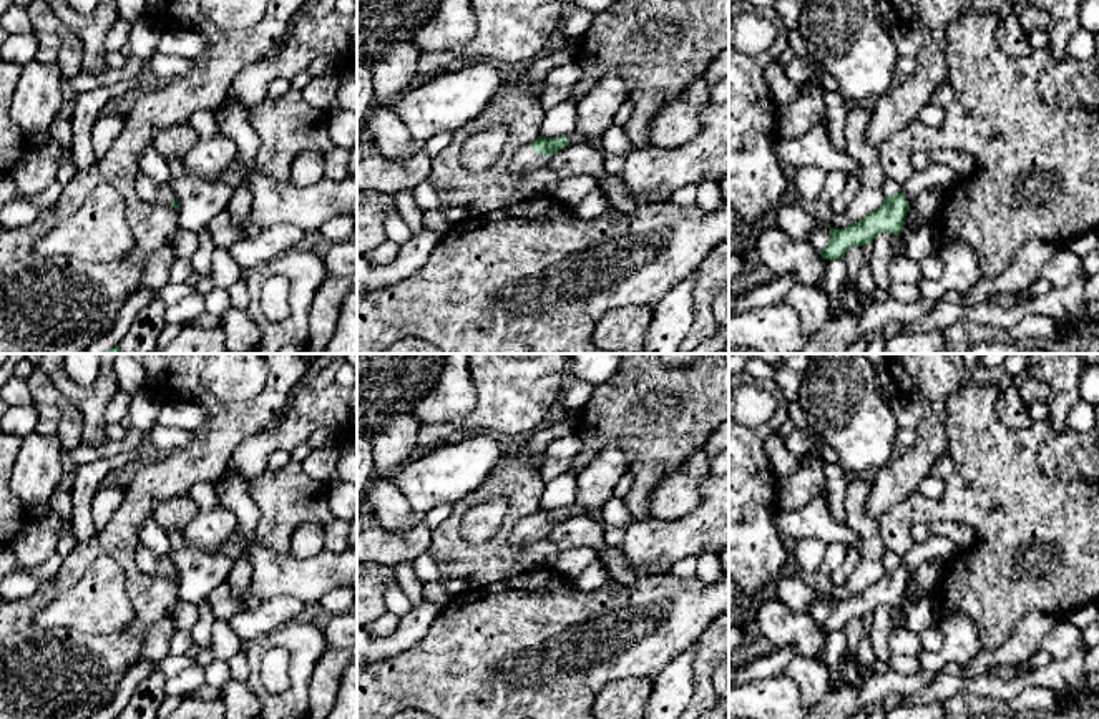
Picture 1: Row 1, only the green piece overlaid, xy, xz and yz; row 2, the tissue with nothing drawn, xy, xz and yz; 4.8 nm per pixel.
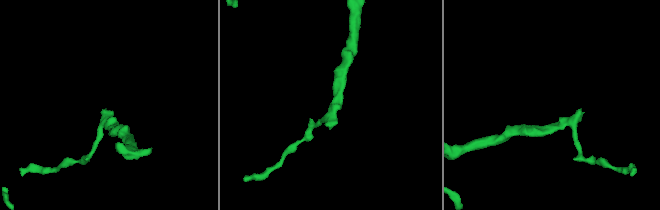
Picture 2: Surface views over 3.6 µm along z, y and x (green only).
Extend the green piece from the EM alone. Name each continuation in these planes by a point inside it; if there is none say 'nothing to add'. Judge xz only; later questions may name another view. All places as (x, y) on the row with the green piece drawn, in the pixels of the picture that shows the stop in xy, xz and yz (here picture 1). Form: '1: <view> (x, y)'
1: xz (525, 160)

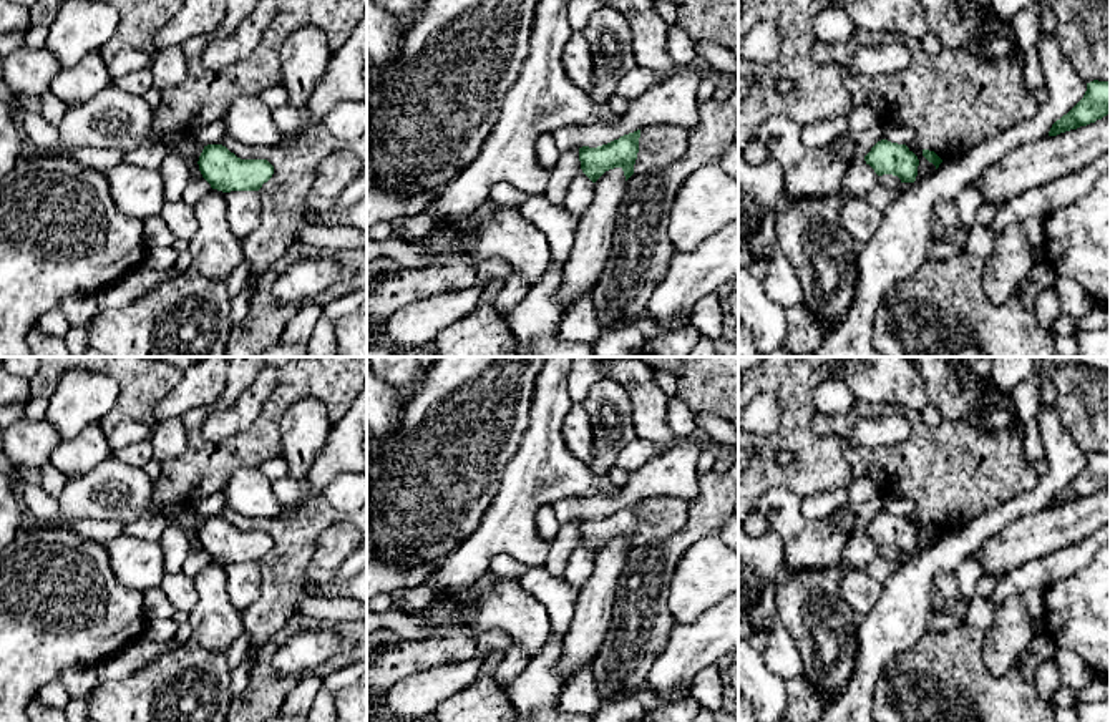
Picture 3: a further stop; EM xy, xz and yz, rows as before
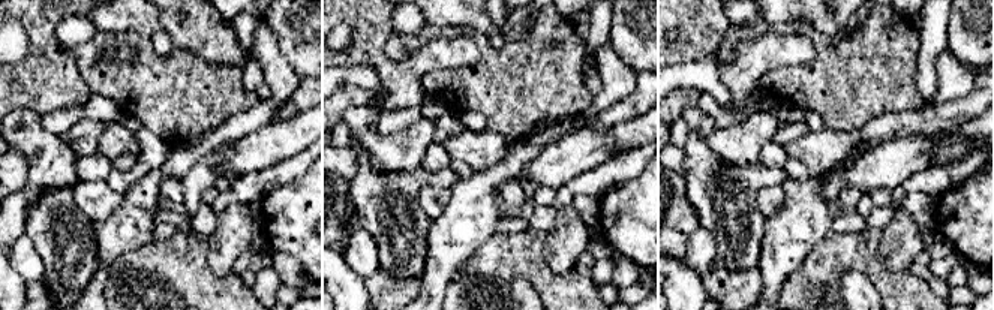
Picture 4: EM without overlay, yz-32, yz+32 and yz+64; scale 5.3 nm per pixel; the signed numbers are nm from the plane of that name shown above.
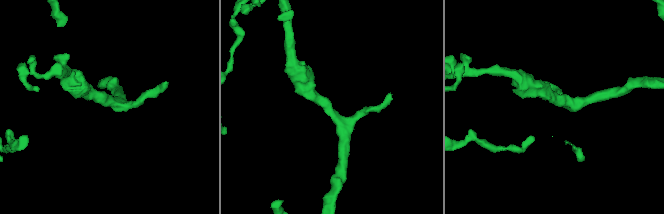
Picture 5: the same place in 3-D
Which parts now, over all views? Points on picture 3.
nothing to add

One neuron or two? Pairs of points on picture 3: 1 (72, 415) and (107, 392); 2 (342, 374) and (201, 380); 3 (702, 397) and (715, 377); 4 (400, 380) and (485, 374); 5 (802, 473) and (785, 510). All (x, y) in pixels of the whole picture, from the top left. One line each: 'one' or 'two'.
1: one
2: two
3: one
4: two
5: two

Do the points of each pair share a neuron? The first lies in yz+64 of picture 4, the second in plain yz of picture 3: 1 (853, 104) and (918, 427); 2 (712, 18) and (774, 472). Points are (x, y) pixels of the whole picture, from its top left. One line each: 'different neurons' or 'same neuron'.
1: same neuron
2: same neuron

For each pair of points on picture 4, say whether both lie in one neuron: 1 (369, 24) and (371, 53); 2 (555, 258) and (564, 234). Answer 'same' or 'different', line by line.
1: same
2: same

